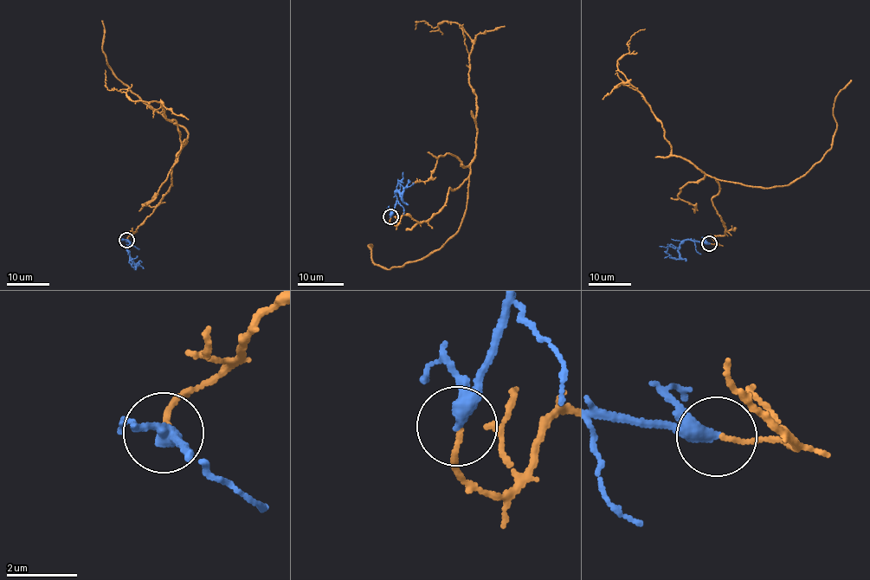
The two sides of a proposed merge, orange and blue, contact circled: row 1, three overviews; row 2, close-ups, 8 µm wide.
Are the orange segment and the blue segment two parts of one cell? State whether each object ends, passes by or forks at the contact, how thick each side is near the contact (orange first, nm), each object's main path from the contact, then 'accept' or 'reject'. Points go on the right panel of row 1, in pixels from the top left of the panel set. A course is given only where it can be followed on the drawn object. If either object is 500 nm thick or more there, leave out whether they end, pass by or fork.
orange ends there; blue ends there; 110 nm thick on the orange side, 440 nm on the other; orange runs (710, 243), (725, 230), (712, 201), (719, 183), (673, 156), (617, 67), (645, 29); blue runs (709, 243), (686, 240), (679, 246), (678, 258), (669, 255), (665, 258); reject

